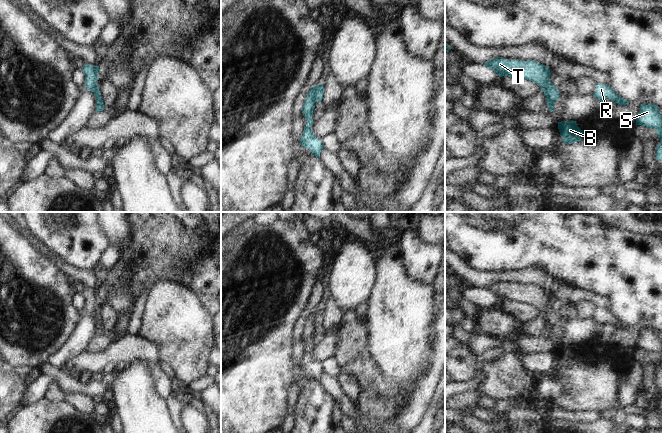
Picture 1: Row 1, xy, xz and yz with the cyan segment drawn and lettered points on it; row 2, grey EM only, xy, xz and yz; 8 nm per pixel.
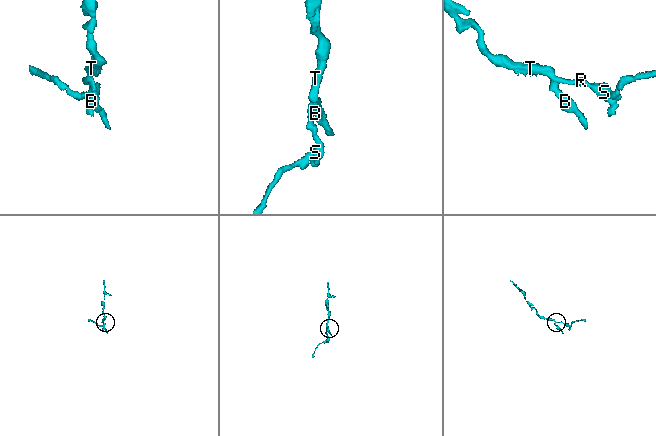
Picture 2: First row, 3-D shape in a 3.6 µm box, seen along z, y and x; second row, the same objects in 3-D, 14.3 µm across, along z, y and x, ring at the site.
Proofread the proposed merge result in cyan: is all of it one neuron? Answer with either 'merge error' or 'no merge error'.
merge error

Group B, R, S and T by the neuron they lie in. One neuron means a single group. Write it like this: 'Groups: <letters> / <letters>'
Groups: B / R S T.

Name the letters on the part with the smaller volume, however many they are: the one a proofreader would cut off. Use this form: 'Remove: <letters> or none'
Remove: B.

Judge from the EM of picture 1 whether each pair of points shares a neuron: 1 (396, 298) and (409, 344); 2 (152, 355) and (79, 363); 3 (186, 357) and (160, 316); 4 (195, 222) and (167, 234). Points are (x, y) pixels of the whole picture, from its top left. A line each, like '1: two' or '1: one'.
1: one
2: one
3: one
4: two

